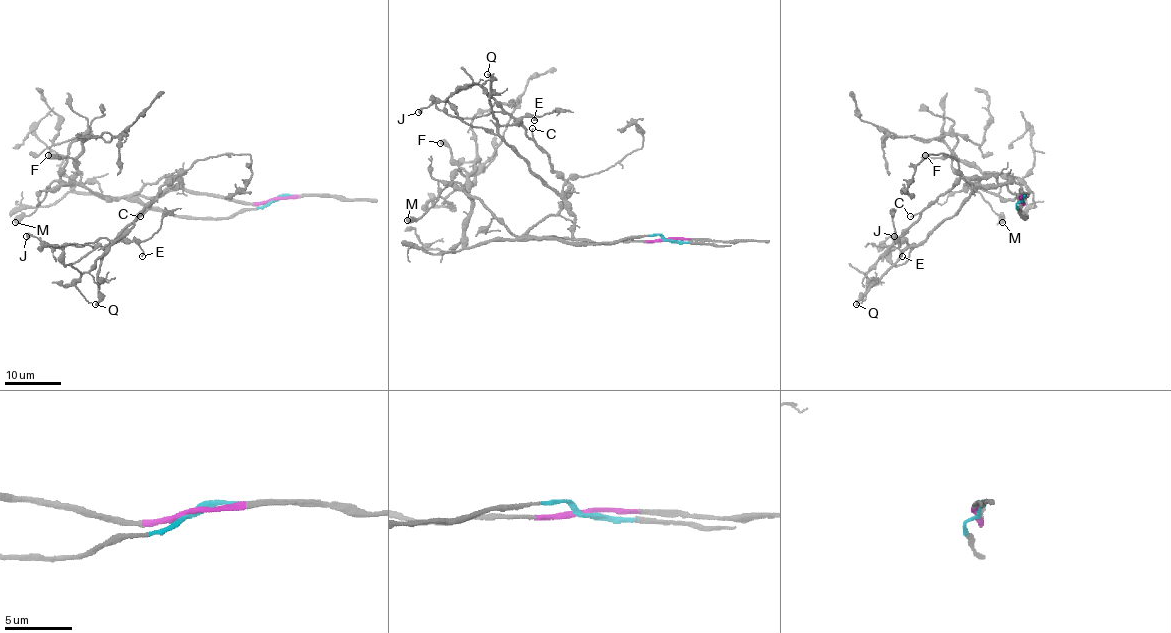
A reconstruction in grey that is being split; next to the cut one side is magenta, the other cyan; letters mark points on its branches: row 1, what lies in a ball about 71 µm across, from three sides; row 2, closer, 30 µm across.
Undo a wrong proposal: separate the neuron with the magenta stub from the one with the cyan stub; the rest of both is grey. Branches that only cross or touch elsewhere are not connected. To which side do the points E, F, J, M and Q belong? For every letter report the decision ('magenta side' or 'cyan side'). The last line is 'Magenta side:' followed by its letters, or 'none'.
E: magenta side
F: cyan side
J: magenta side
M: magenta side
Q: magenta side
Magenta side: E, J, M, Q

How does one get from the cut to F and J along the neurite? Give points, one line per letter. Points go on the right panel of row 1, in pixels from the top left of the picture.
F: (1021, 200), (1017, 206), (1024, 218), (1021, 198), (1028, 190), (1014, 177), (981, 173), (957, 160), (925, 155)
J: (1021, 200), (1024, 196), (1013, 181), (981, 184), (903, 264), (895, 265), (884, 244), (894, 237)

